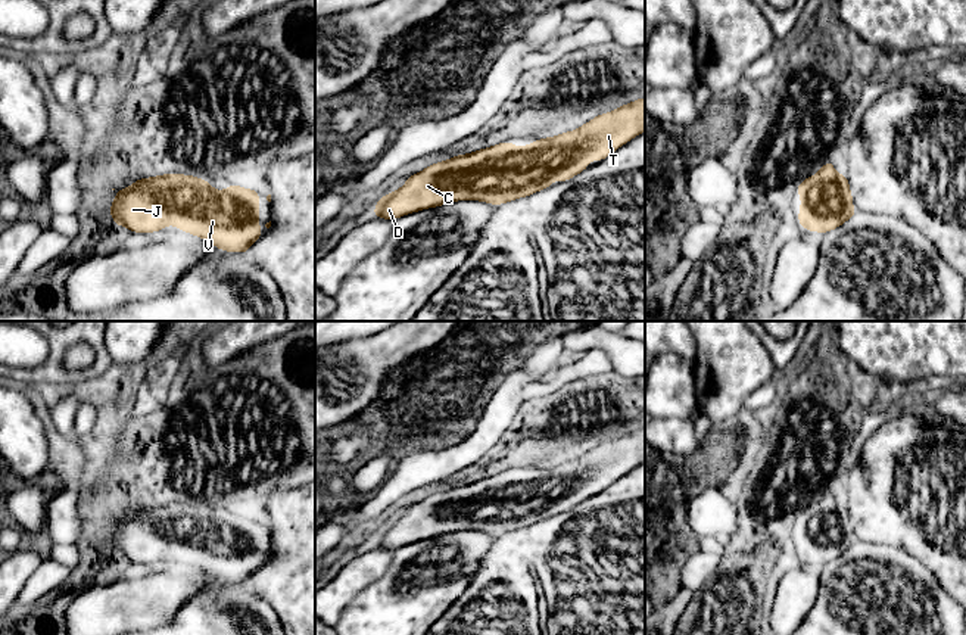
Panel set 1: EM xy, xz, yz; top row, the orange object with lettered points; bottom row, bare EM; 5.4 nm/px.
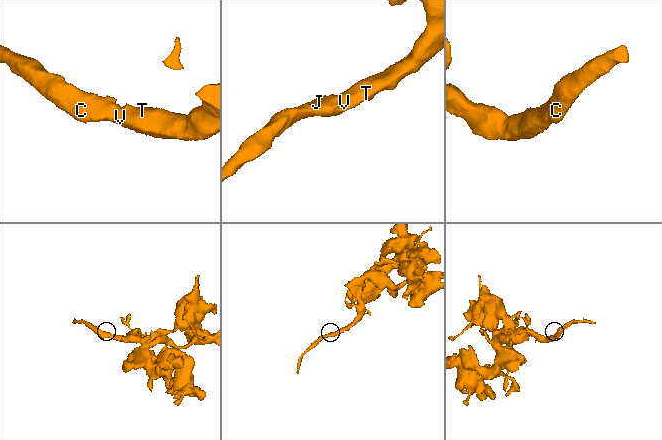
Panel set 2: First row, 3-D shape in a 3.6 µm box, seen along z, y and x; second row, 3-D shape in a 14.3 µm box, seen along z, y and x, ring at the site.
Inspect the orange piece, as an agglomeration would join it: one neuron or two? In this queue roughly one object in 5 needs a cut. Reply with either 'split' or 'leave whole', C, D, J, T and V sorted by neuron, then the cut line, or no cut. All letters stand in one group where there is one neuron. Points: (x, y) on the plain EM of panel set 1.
leave whole | C D J T V | no cut

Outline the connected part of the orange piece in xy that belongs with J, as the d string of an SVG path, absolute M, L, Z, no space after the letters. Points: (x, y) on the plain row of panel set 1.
M162 504L149 508L138 508L130 517L115 520L113 533L107 538L112 545L115 558L119 554L125 560L149 564L162 561L165 555L175 555L181 561L197 566L224 582L247 583L255 570L264 564L259 560L259 522L249 517L240 519L237 513L231 513L227 520L215 520L208 510L186 504Z

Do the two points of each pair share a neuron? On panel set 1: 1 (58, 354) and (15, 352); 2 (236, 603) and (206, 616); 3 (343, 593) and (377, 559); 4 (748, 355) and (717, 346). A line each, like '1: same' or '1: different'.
1: different
2: same
3: same
4: same

